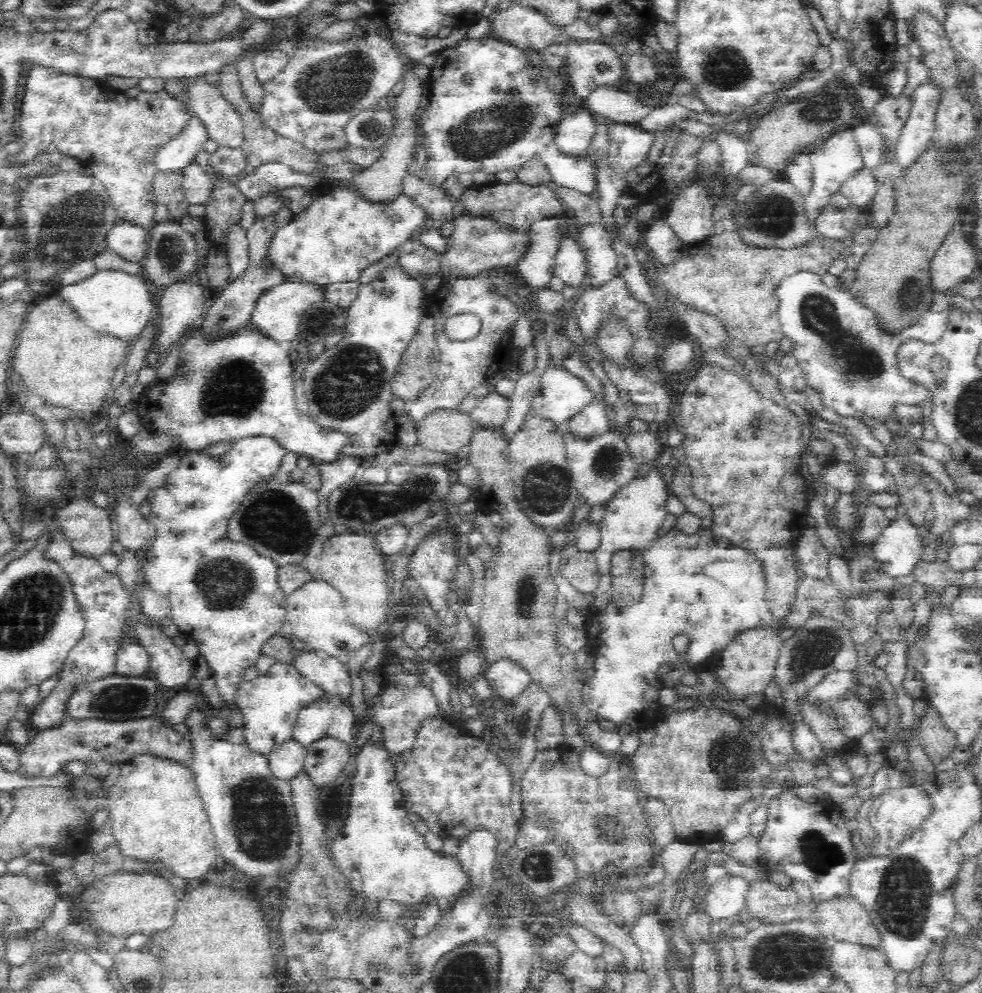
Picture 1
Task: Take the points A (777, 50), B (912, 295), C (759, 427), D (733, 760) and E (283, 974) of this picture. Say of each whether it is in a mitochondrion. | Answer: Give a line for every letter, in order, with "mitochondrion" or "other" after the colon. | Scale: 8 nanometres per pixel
A: other
B: mitochondrion
C: mitochondrion
D: mitochondrion
E: other

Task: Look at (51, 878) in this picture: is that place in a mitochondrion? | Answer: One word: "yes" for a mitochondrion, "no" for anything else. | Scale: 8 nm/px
no

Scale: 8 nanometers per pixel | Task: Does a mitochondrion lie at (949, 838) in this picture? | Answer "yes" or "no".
no

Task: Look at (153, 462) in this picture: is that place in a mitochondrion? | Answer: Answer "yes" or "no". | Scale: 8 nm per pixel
no

